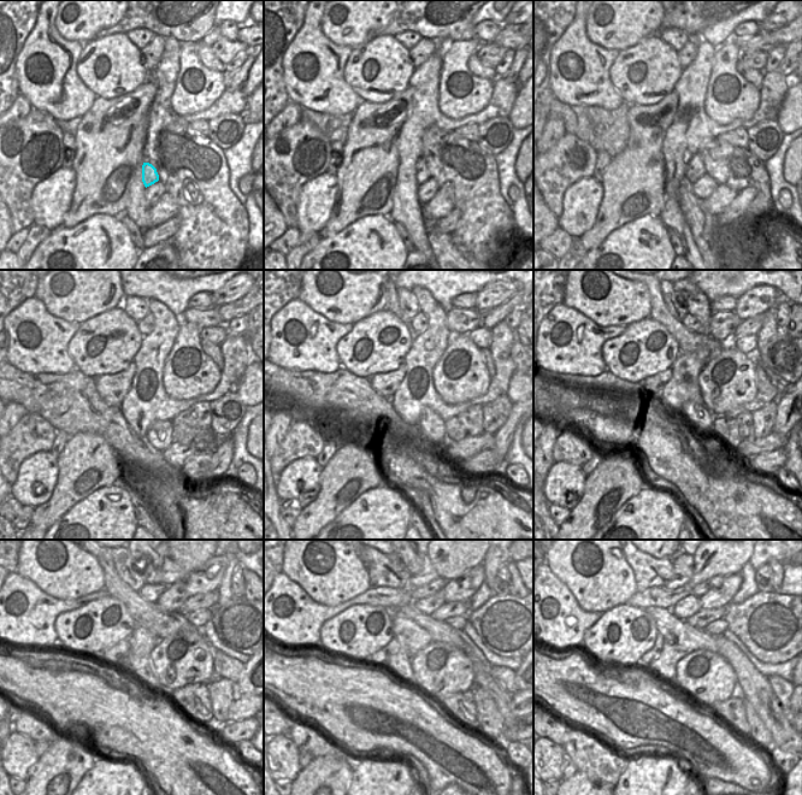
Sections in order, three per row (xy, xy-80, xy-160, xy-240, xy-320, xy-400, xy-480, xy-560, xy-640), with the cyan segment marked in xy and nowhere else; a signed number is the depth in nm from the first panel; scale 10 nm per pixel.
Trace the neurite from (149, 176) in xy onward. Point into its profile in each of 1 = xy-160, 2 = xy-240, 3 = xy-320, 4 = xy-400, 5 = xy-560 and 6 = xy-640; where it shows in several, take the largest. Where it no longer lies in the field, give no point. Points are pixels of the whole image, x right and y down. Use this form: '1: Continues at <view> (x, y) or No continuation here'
1: Continues at xy-160 (695, 169)
2: Continues at xy-240 (160, 435)
3: Continues at xy-320 (430, 428)
4: Continues at xy-400 (699, 416)
5: Continues at xy-560 (411, 637)
6: Continues at xy-640 (679, 639)

